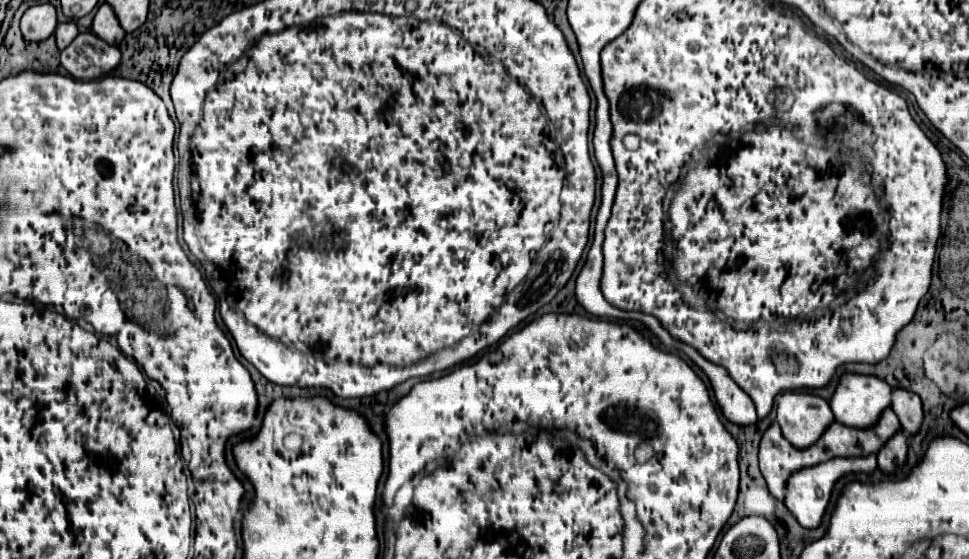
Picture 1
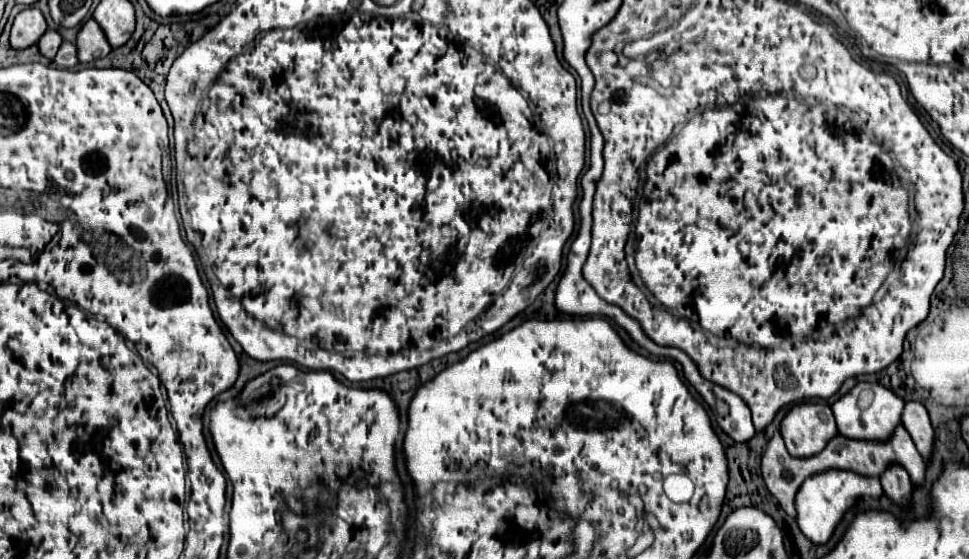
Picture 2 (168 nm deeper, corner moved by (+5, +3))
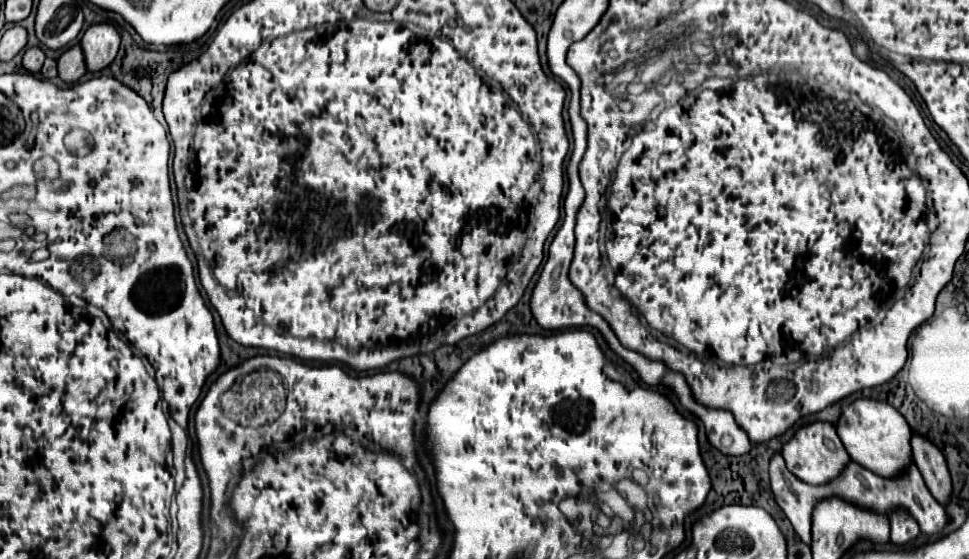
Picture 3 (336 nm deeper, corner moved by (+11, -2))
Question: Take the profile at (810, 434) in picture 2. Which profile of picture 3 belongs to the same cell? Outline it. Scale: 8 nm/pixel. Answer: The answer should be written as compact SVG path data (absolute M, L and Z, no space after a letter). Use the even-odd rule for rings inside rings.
M811 422L797 428L797 432L793 434L793 442L785 442L781 454L787 462L787 470L807 484L825 484L833 480L851 460L831 422Z

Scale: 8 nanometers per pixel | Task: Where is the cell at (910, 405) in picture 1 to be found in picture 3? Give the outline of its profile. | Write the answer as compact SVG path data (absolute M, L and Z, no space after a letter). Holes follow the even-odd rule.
M913 432L911 436L911 448L913 448L913 460L929 492L935 496L939 504L947 504L951 496L951 476L945 464L945 456L935 444L931 444L931 440L923 438L917 432Z

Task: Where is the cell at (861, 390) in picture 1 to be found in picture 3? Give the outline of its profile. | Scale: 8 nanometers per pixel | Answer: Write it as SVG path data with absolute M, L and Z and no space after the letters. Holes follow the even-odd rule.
M857 398L841 410L835 428L849 456L879 476L891 476L891 472L897 472L897 468L905 468L905 460L911 460L911 428L907 420L887 402Z

